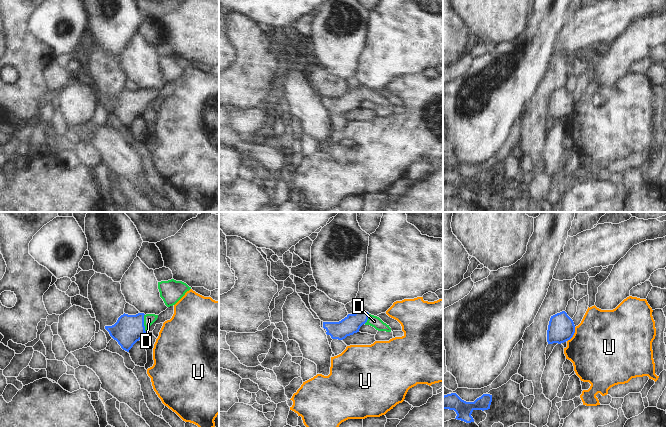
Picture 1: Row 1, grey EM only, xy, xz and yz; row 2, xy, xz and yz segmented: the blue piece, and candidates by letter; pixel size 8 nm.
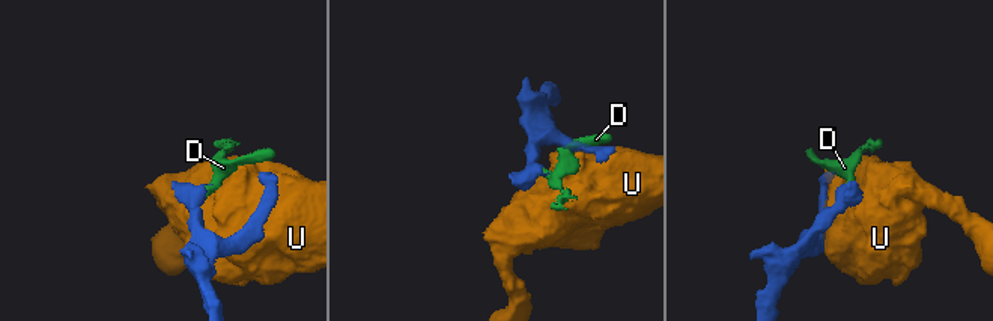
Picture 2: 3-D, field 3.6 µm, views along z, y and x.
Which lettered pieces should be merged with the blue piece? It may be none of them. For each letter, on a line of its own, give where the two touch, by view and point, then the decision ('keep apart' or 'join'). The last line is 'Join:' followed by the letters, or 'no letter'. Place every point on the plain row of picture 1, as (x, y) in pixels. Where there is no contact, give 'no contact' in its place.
D: xy (143, 99) | join
U: yz (573, 110) | keep apart
Join: D

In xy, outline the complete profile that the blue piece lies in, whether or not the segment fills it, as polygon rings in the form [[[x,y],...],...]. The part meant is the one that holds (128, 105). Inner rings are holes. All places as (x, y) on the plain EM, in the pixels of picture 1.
[[[138,89],[121,91],[112,102],[105,102],[110,112],[127,128],[141,116],[147,105],[157,96],[158,91]]]

